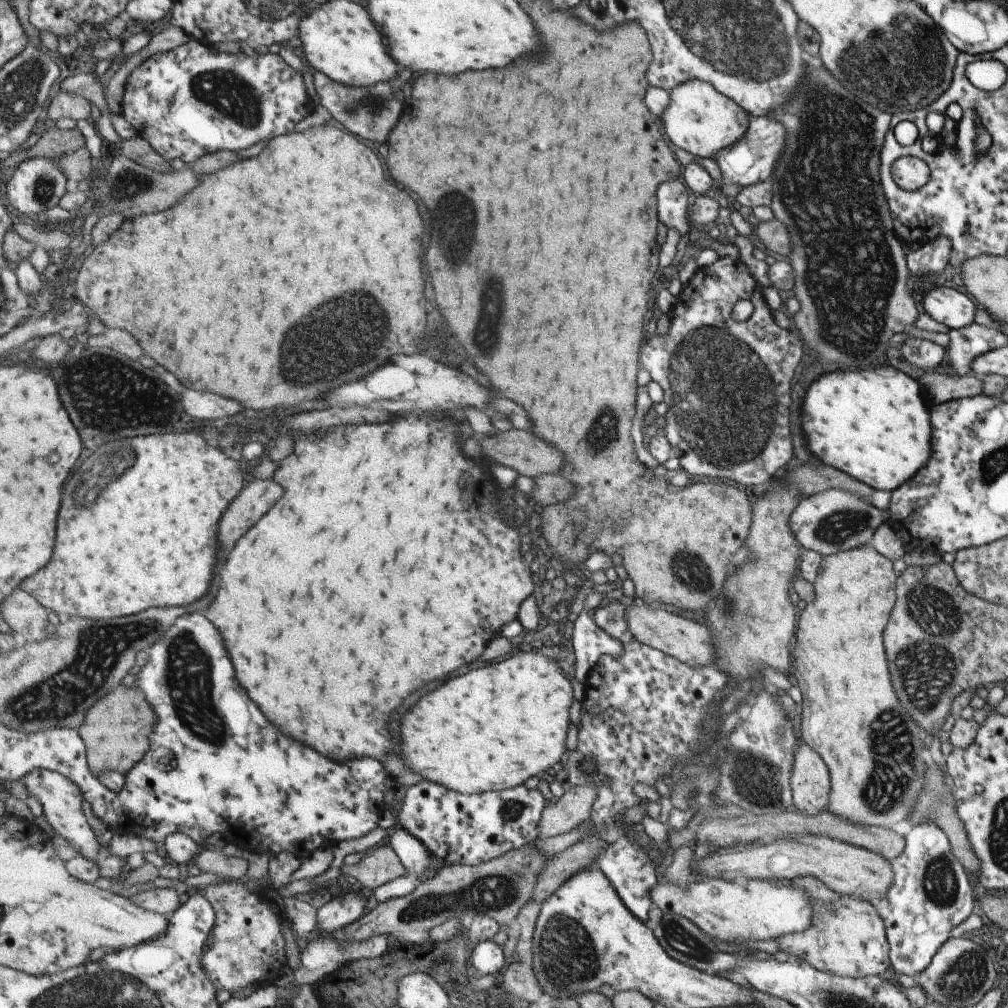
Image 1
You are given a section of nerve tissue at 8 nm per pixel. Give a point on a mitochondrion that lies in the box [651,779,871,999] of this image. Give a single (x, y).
(680, 940)

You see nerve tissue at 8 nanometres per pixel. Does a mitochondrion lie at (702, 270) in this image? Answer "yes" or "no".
no

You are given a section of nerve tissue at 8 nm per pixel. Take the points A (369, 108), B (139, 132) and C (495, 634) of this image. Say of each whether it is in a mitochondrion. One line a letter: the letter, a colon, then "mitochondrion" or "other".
A: mitochondrion
B: other
C: other

